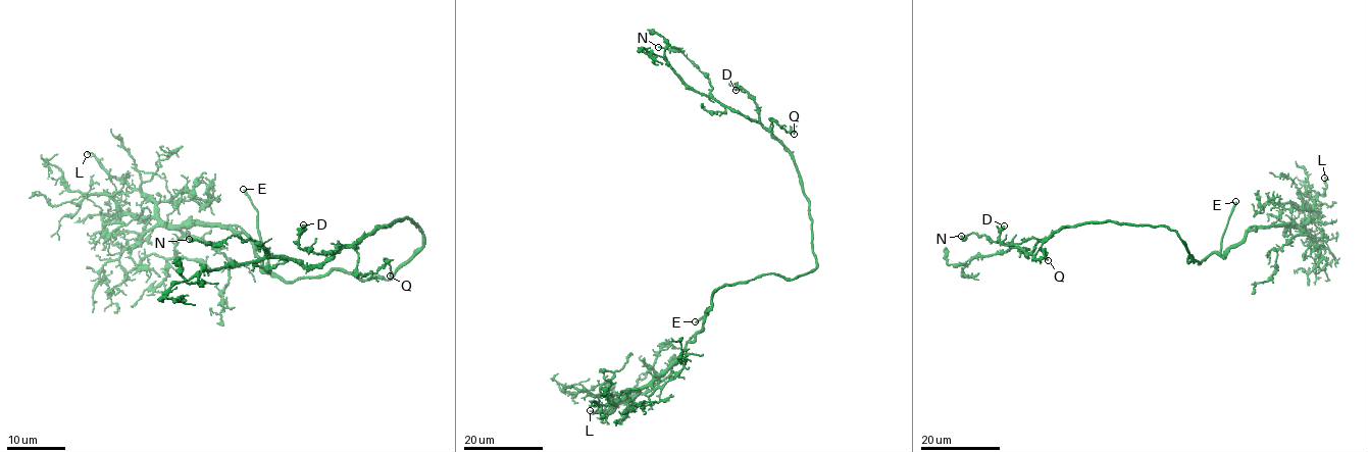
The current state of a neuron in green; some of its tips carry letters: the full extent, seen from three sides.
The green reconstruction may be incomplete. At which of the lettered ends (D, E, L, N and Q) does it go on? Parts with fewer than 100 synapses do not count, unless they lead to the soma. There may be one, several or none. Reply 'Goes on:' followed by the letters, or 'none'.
Goes on: E

